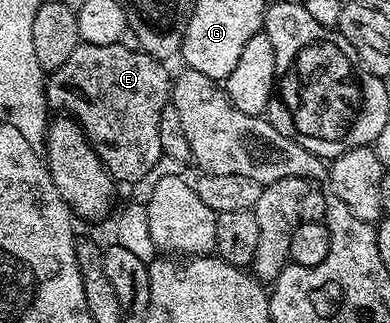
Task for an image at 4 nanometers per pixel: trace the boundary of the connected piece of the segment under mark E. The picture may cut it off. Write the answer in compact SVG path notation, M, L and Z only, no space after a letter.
M81 42L77 46L77 50L73 50L73 54L69 54L69 59L66 60L64 65L60 66L56 72L50 73L45 80L45 91L47 94L47 107L48 109L57 111L59 114L66 114L68 117L74 119L75 123L82 127L84 134L87 136L87 140L93 146L93 150L101 158L101 162L107 168L108 174L110 174L112 180L116 182L122 182L124 180L127 186L135 185L136 182L145 177L145 174L149 174L153 170L159 159L164 154L161 150L161 110L165 110L165 106L171 99L171 85L173 83L173 72L170 72L168 65L164 61L153 58L148 52L140 50L138 47L130 46L126 48L126 43L120 42L113 45L91 45Z

